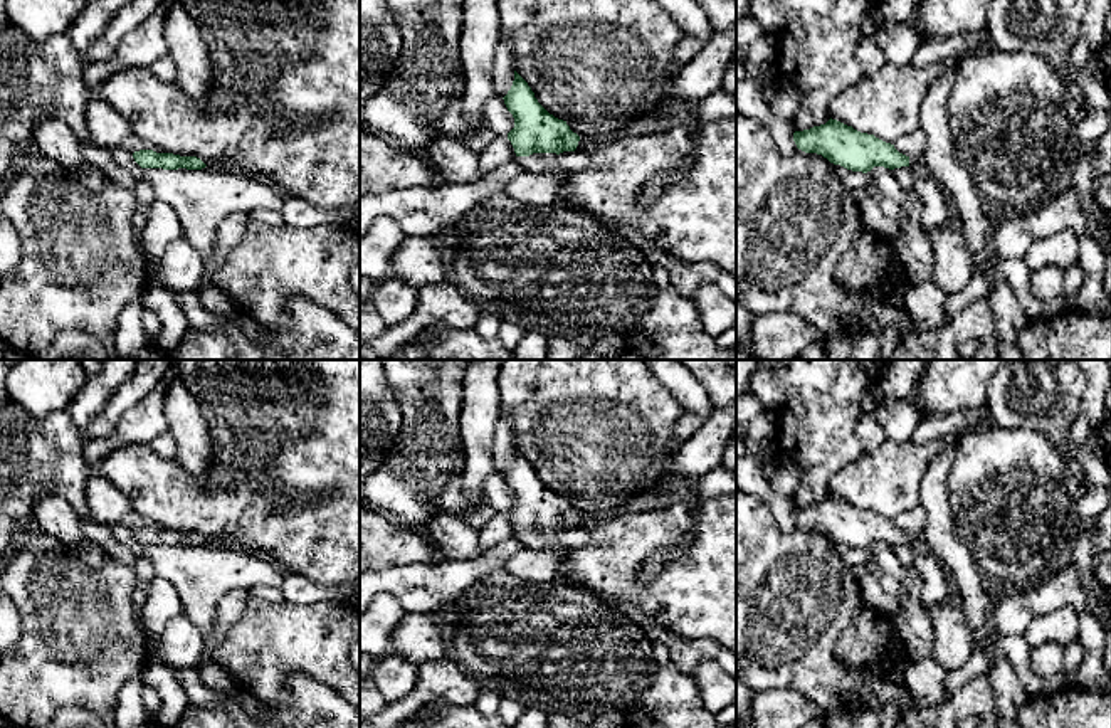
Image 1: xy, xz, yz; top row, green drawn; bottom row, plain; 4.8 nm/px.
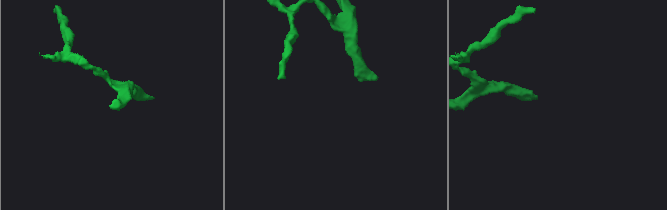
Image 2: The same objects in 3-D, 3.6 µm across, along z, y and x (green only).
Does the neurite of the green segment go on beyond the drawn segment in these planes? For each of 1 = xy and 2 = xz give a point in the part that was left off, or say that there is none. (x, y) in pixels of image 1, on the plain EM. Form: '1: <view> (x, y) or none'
1: none
2: xz (538, 538)

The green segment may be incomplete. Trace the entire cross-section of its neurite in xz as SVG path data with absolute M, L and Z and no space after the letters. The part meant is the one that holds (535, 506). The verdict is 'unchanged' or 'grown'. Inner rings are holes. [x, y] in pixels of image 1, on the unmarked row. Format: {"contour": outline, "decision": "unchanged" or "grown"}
{"contour": "M516 447L513 462L503 476L514 494L508 516L514 525L516 538L531 550L551 551L556 562L555 577L571 583L566 568L570 548L561 545L555 535L563 528L575 528L580 513L570 506L566 498L555 494L538 479Z", "decision": "grown"}

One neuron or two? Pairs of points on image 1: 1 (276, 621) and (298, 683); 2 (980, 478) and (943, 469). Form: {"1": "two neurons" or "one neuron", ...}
{"1": "two neurons", "2": "two neurons"}

